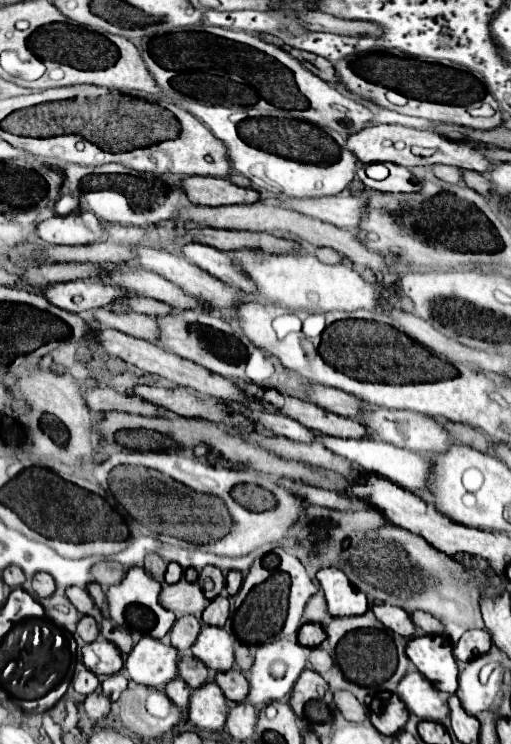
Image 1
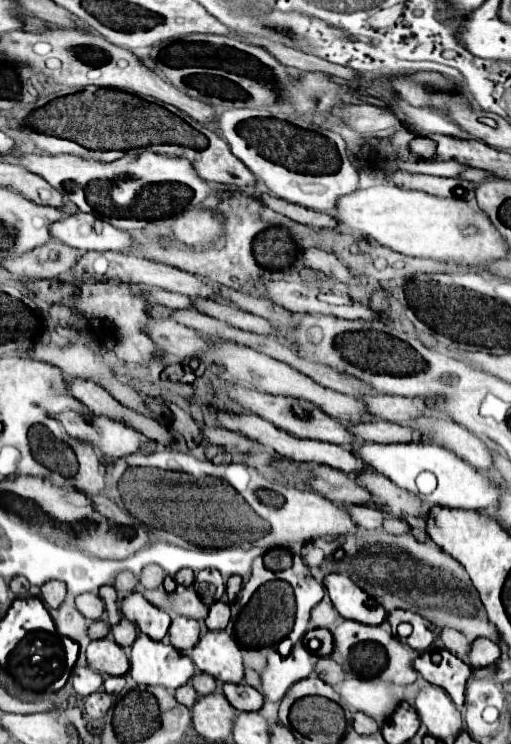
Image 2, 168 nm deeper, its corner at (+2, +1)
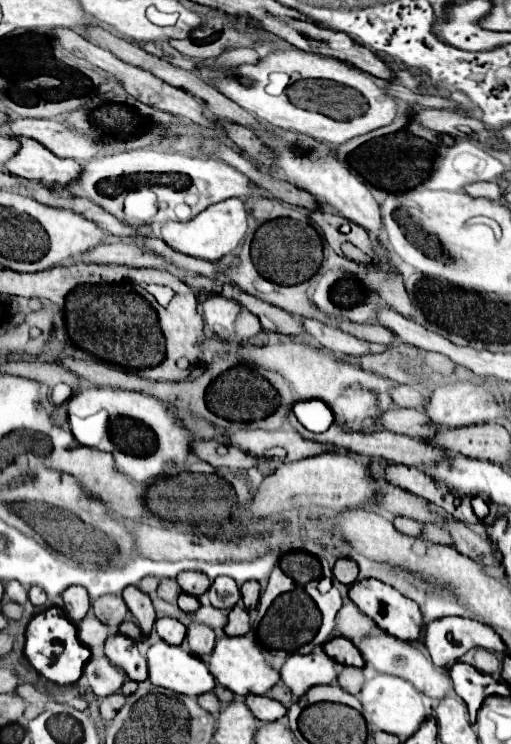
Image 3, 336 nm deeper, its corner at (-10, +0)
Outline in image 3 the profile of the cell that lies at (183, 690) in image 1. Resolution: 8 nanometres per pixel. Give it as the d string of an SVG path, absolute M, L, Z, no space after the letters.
M204 693L204 695L200 695L198 697L198 703L200 703L200 707L202 709L206 709L208 713L212 713L212 715L216 715L218 711L220 711L220 701L218 701L218 697L214 695L214 693Z

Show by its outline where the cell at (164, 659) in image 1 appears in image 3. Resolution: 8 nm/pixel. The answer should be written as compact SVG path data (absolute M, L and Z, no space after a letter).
M164 641L148 649L148 673L154 685L190 697L210 693L216 687L216 679L200 657Z

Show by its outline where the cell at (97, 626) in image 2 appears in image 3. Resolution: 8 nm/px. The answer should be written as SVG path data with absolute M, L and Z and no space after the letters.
M124 621L122 625L120 625L120 633L124 631L124 635L126 637L130 637L130 639L134 639L134 641L142 641L144 639L144 633L140 631L140 627L134 623L134 621Z

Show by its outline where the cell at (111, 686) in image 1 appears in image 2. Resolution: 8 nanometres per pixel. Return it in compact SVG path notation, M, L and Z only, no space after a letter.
M104 676L104 690L110 696L116 696L124 688L124 678L122 676Z

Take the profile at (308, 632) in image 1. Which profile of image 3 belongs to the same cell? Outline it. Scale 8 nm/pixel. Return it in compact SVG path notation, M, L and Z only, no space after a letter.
M334 637L328 645L326 645L326 653L336 659L342 665L352 665L352 667L364 667L364 659L360 655L360 651L354 647L352 641L344 639L344 637Z

